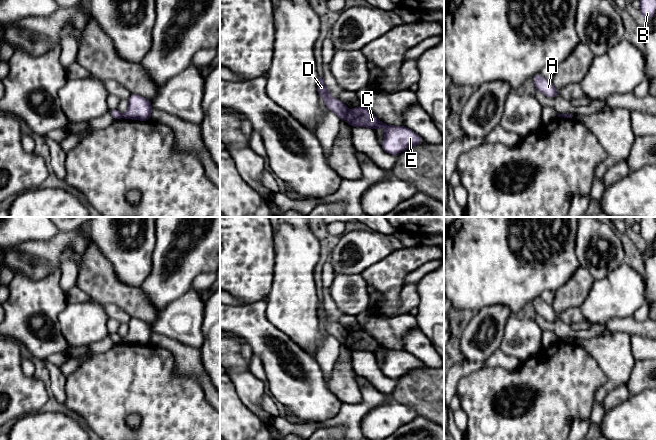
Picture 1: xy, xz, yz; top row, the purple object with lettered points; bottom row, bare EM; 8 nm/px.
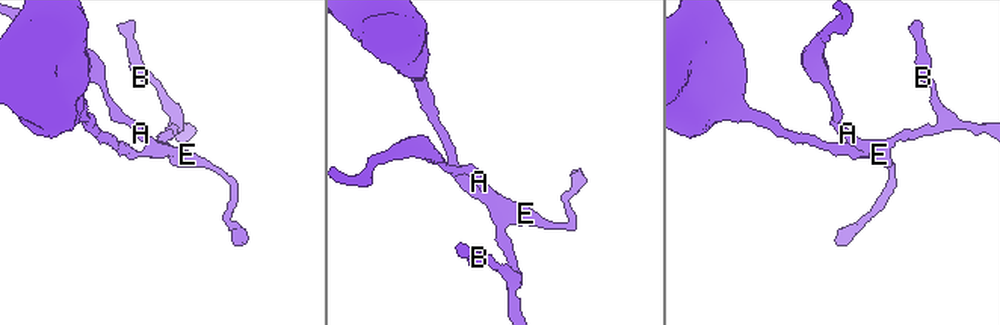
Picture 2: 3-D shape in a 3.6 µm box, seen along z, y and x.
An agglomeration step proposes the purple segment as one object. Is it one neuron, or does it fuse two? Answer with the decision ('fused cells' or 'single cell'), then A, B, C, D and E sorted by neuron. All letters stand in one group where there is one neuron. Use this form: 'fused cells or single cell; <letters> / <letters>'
fused cells; A B C E / D

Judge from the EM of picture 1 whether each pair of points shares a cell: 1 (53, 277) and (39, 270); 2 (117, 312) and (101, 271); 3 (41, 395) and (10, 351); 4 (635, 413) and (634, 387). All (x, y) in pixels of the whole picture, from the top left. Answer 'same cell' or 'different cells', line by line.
1: different cells
2: different cells
3: same cell
4: different cells

